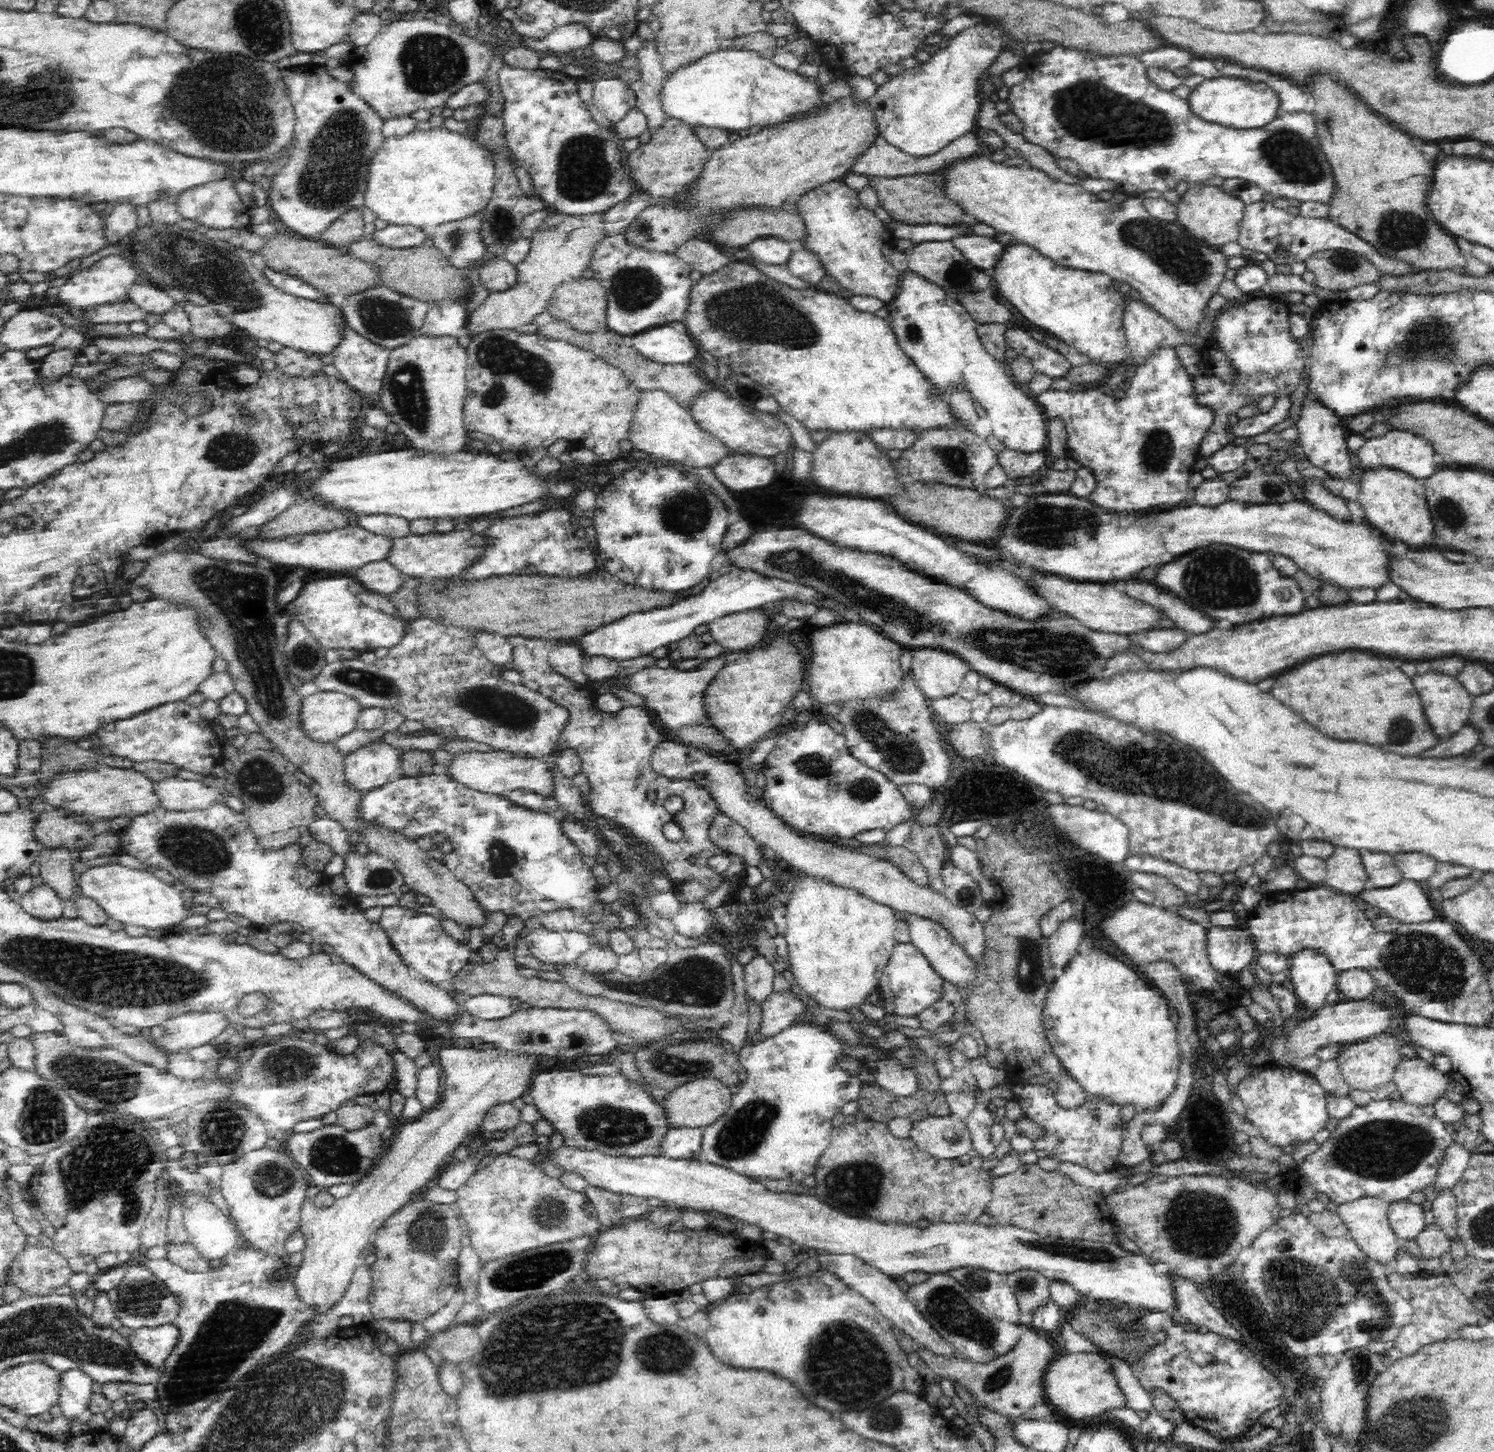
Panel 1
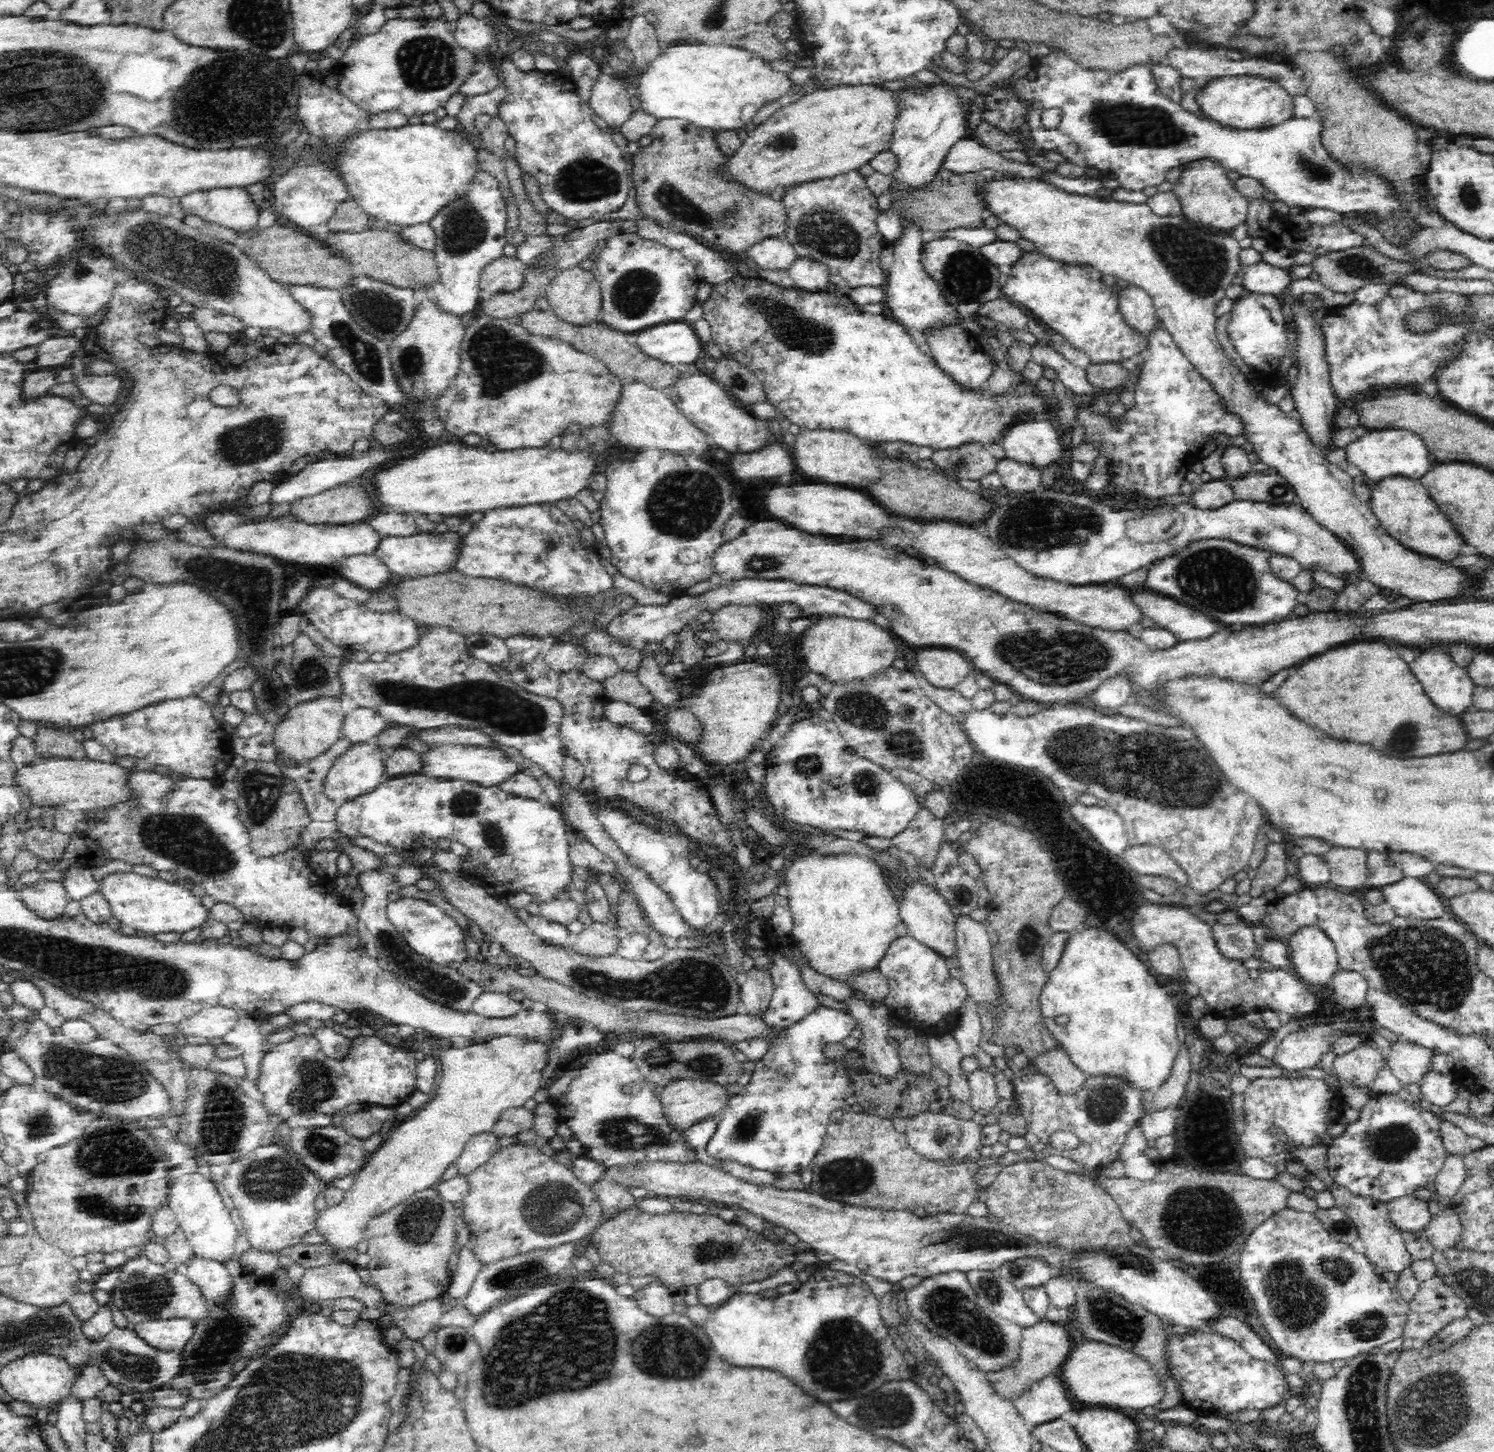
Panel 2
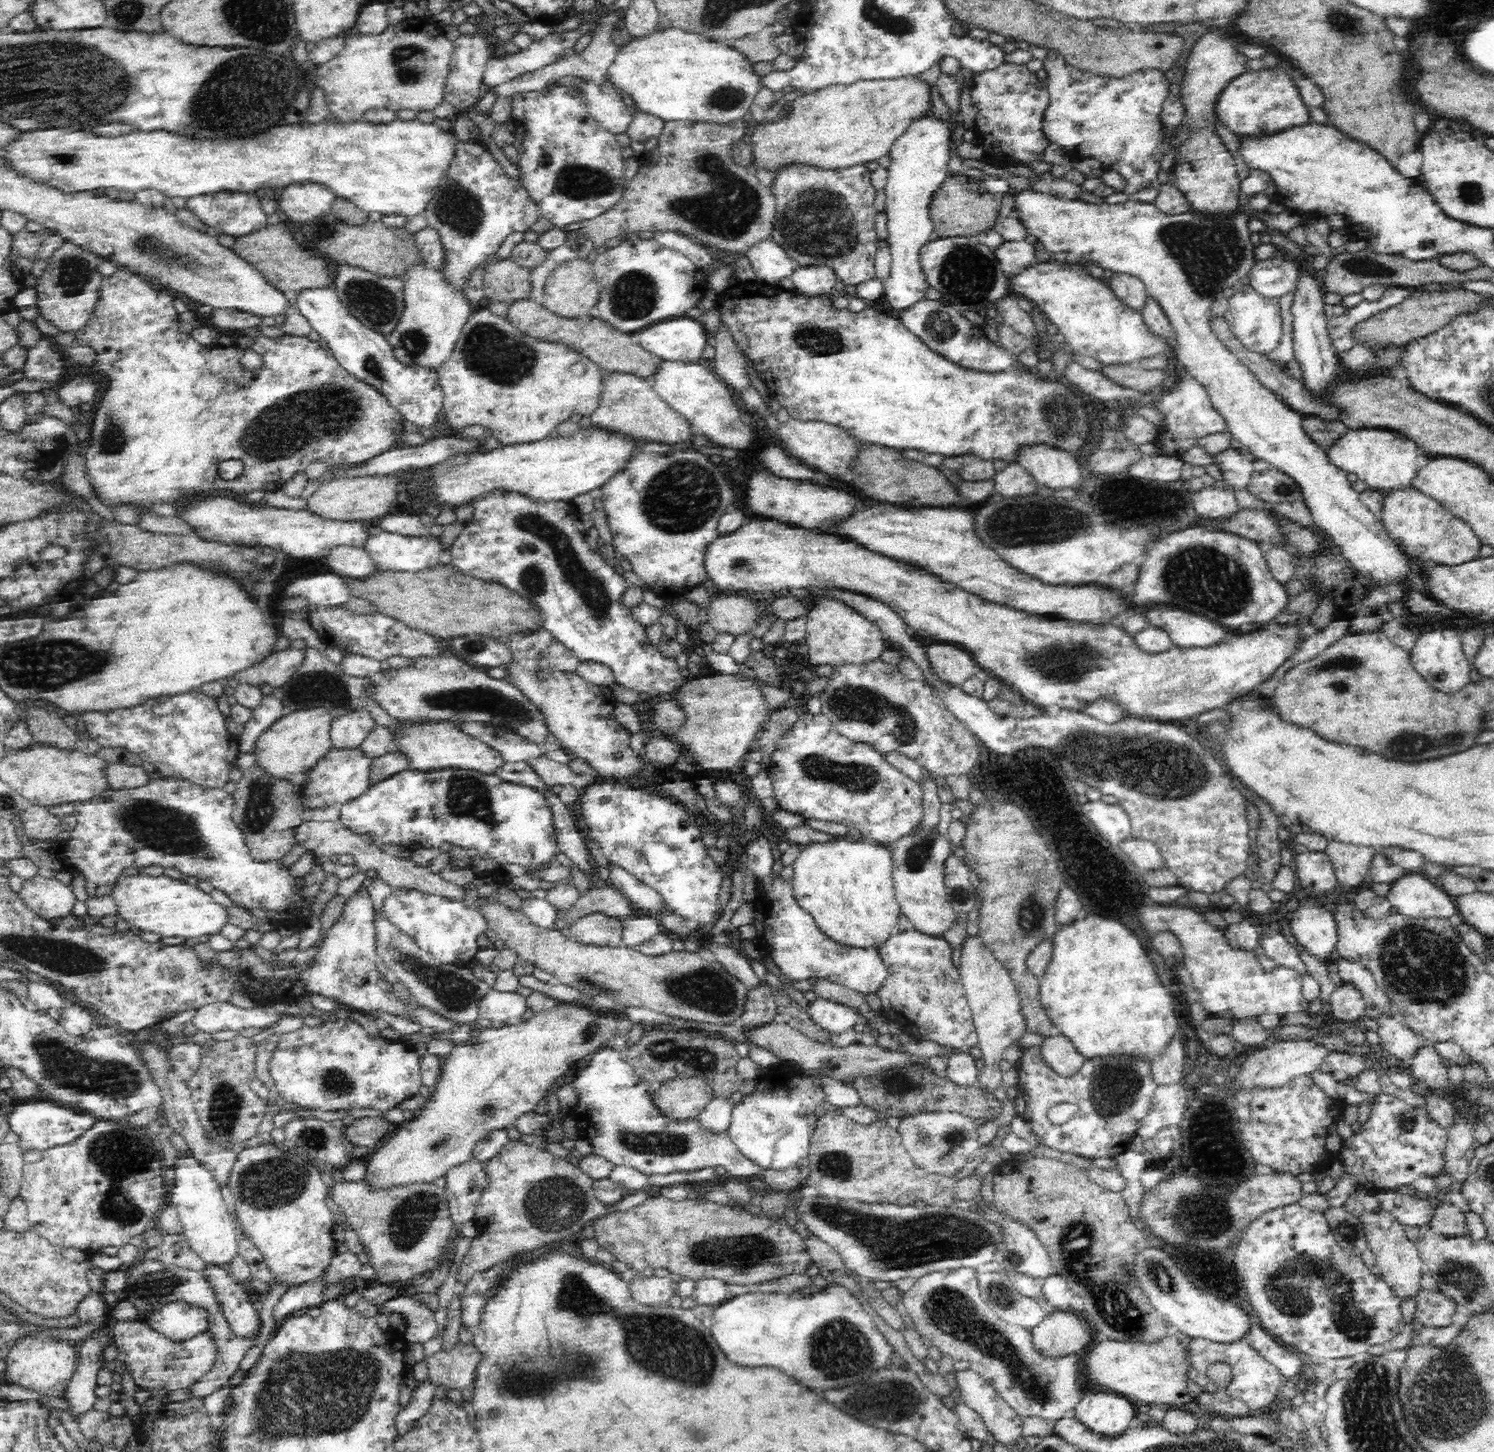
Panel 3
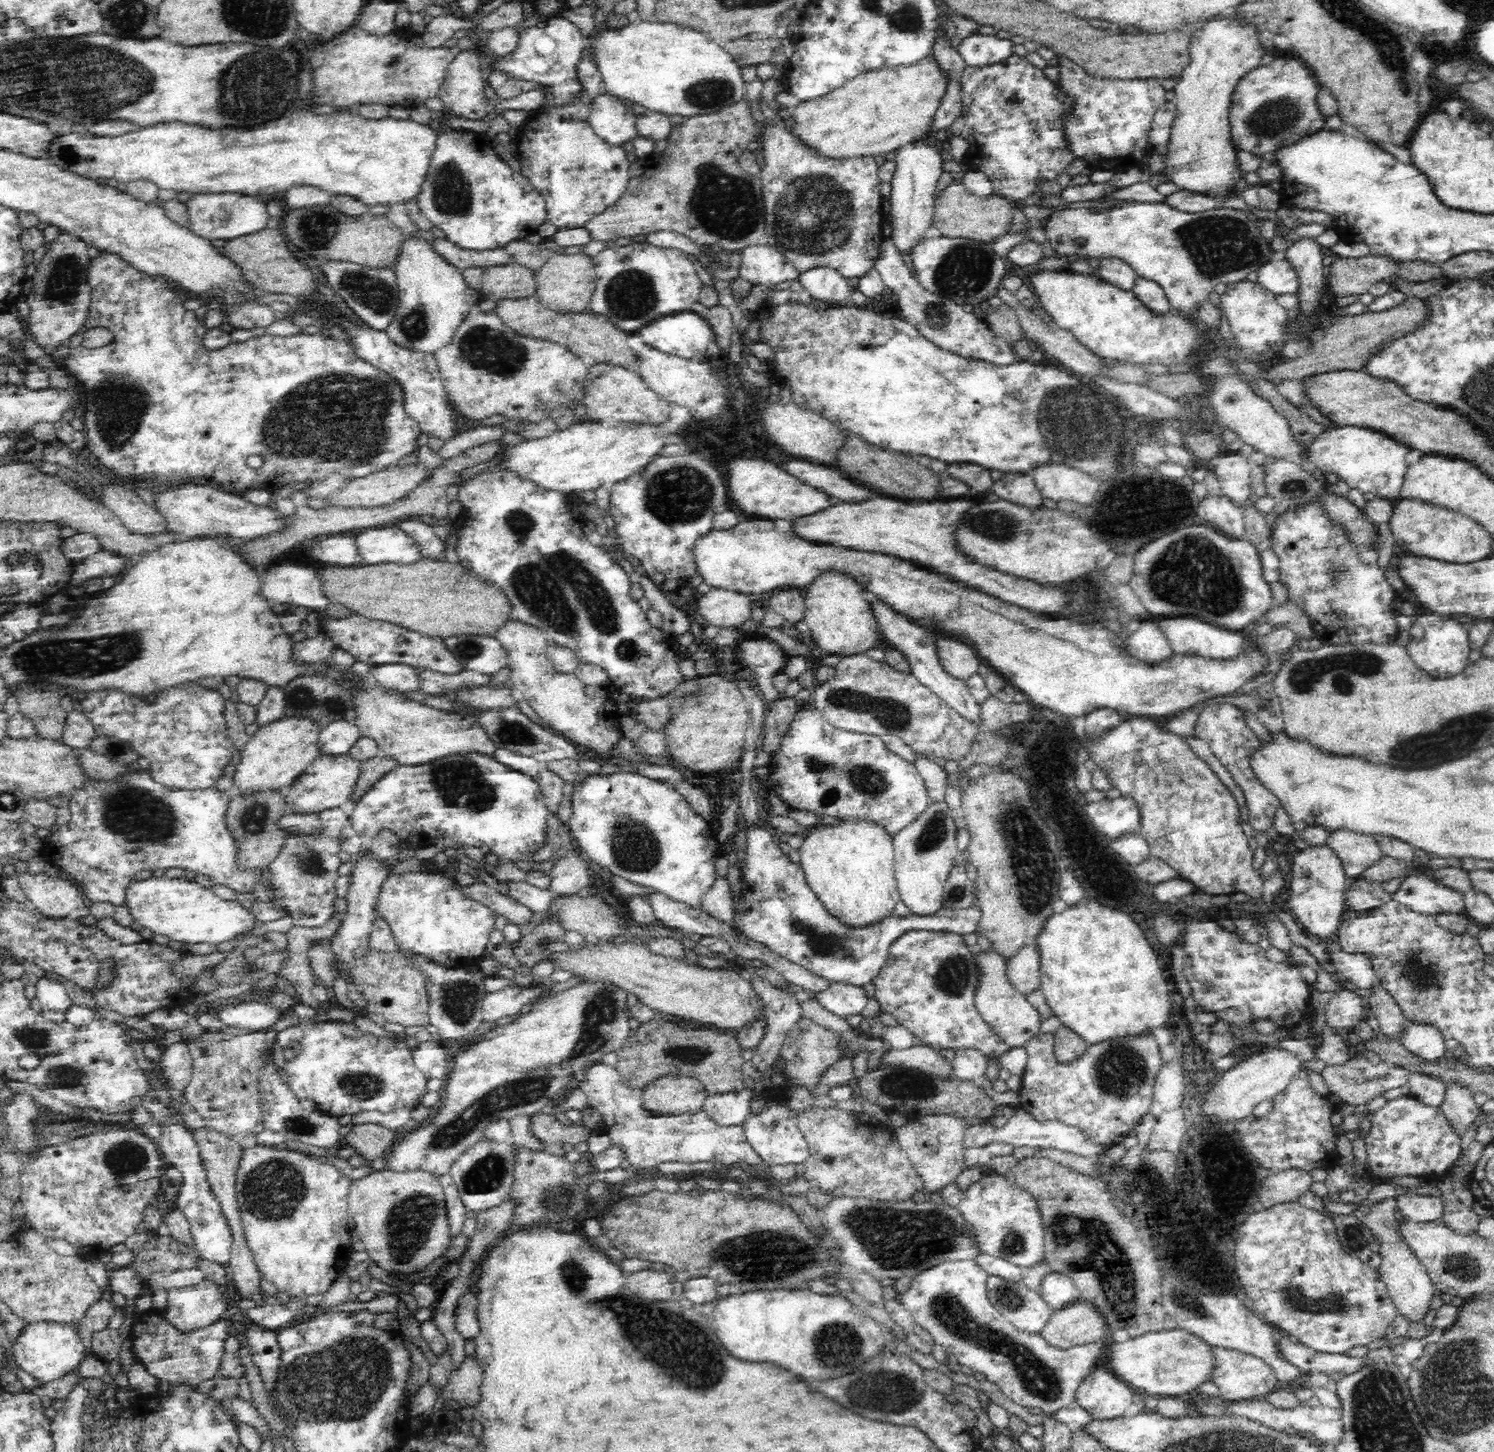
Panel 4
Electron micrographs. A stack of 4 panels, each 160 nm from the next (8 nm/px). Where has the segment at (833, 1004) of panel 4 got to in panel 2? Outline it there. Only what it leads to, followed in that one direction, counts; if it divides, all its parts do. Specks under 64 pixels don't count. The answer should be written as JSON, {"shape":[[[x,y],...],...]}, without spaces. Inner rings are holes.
{"shape":[[[819,1004],[802,1020],[785,1028],[781,1040],[770,1046],[762,1060],[754,1062],[750,1082],[728,1099],[720,1113],[718,1130],[706,1144],[708,1154],[718,1161],[734,1159],[748,1167],[773,1173],[793,1173],[808,1169],[822,1146],[831,1113],[847,1109],[846,1095],[853,1094],[850,1074],[830,1063],[821,1048],[829,1042],[841,1042],[850,1036],[855,1026],[855,1020],[850,1014]]]}

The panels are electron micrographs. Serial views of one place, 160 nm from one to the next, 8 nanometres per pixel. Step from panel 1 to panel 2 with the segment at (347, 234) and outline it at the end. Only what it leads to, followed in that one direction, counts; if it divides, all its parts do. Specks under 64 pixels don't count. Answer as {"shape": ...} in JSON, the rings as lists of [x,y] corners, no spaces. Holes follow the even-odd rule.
{"shape":[[[348,198],[341,202],[327,222],[328,232],[358,232],[370,226],[370,217],[358,206],[358,203]]]}

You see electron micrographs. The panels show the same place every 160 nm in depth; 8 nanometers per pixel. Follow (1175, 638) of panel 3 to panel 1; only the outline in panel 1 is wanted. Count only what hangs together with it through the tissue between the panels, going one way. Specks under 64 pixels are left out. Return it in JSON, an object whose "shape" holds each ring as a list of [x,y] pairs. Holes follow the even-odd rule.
{"shape":[[[1128,582],[1125,592],[1128,596],[1154,607],[1161,616],[1172,620],[1178,631],[1187,636],[1202,635],[1212,628],[1213,618],[1196,608],[1190,608],[1190,604],[1186,604],[1184,600],[1158,592],[1158,588],[1152,584]]]}

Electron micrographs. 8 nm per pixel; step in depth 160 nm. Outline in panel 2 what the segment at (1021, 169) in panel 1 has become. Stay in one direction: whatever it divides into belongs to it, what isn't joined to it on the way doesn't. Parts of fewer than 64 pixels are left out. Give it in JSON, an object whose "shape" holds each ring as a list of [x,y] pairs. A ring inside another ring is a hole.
{"shape":[[[1006,176],[1004,180],[992,179],[990,181],[984,181],[984,183],[981,184],[981,192],[982,195],[984,195],[984,200],[988,203],[987,210],[990,210],[990,212],[1000,218],[1002,222],[1018,229],[1022,238],[1033,242],[1036,246],[1036,252],[1042,254],[1042,256],[1046,256],[1064,264],[1073,264],[1078,266],[1094,265],[1094,268],[1097,268],[1102,275],[1112,274],[1112,276],[1116,276],[1116,278],[1120,280],[1126,280],[1126,282],[1130,285],[1140,286],[1146,290],[1153,300],[1153,306],[1155,307],[1157,318],[1163,322],[1167,331],[1171,333],[1173,339],[1175,340],[1175,344],[1178,346],[1178,349],[1181,350],[1183,356],[1186,357],[1192,365],[1194,365],[1195,372],[1198,372],[1198,375],[1210,384],[1214,393],[1216,393],[1219,396],[1219,399],[1224,402],[1224,406],[1230,410],[1230,413],[1234,414],[1240,421],[1242,421],[1243,429],[1241,433],[1246,436],[1246,440],[1248,440],[1250,444],[1255,445],[1253,452],[1258,454],[1258,458],[1261,462],[1268,464],[1268,466],[1271,466],[1272,468],[1276,468],[1276,470],[1278,470],[1278,474],[1283,476],[1283,478],[1295,488],[1297,496],[1300,499],[1299,505],[1302,506],[1302,508],[1304,508],[1304,510],[1312,517],[1312,520],[1321,524],[1322,528],[1331,532],[1344,546],[1346,546],[1350,552],[1353,552],[1353,555],[1359,564],[1358,571],[1361,572],[1362,578],[1367,580],[1370,584],[1373,584],[1375,587],[1386,590],[1392,595],[1397,594],[1402,595],[1403,597],[1414,598],[1418,602],[1440,599],[1448,600],[1453,599],[1456,596],[1460,596],[1461,594],[1471,593],[1470,588],[1473,588],[1471,576],[1464,574],[1462,569],[1451,565],[1450,563],[1444,563],[1441,560],[1434,560],[1428,556],[1419,555],[1418,553],[1411,551],[1409,548],[1406,548],[1403,544],[1400,544],[1395,538],[1392,538],[1392,536],[1390,536],[1378,522],[1378,517],[1376,517],[1376,515],[1372,512],[1369,502],[1360,502],[1358,496],[1354,493],[1355,484],[1353,478],[1350,477],[1350,474],[1347,474],[1344,470],[1342,470],[1342,468],[1340,468],[1340,466],[1336,466],[1336,464],[1332,464],[1332,462],[1329,462],[1326,459],[1326,453],[1324,453],[1322,447],[1320,447],[1318,443],[1314,443],[1312,437],[1306,433],[1305,428],[1301,424],[1298,416],[1296,414],[1286,414],[1286,412],[1282,412],[1276,404],[1268,404],[1262,395],[1260,395],[1260,392],[1256,390],[1256,386],[1250,382],[1248,374],[1244,374],[1244,372],[1236,366],[1234,358],[1226,356],[1224,348],[1220,346],[1220,342],[1218,342],[1218,338],[1216,337],[1214,323],[1216,322],[1217,316],[1214,313],[1214,308],[1216,308],[1217,302],[1223,296],[1226,296],[1226,288],[1232,284],[1232,278],[1234,278],[1234,276],[1236,276],[1236,274],[1238,274],[1243,267],[1242,264],[1240,264],[1240,251],[1242,248],[1240,248],[1240,242],[1232,236],[1232,232],[1219,232],[1218,230],[1212,230],[1206,227],[1202,228],[1198,226],[1198,224],[1191,223],[1184,216],[1158,216],[1152,212],[1152,209],[1148,206],[1147,202],[1132,203],[1115,200],[1106,201],[1102,200],[1102,198],[1094,198],[1092,195],[1069,193],[1064,191],[1064,189],[1055,187],[1052,184],[1038,182],[1037,180],[1020,180],[1019,178],[1009,178]]]}

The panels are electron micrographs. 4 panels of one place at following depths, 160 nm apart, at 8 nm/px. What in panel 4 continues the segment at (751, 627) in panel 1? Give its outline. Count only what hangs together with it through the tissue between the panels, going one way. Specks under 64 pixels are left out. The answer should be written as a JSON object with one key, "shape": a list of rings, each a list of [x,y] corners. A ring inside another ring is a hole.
{"shape":[[[712,588],[697,595],[699,620],[704,624],[740,629],[742,623],[751,619],[752,606],[748,595]]]}

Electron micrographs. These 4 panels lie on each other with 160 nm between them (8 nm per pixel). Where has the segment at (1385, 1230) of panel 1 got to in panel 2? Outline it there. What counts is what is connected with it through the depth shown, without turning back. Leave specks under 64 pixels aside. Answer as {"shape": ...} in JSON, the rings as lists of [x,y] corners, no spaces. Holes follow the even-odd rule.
{"shape":[[[1332,1181],[1330,1190],[1335,1198],[1335,1206],[1344,1210],[1352,1219],[1352,1222],[1358,1227],[1358,1234],[1365,1244],[1365,1256],[1373,1264],[1382,1268],[1384,1271],[1394,1272],[1400,1276],[1402,1271],[1410,1267],[1412,1258],[1404,1245],[1402,1231],[1390,1220],[1386,1203],[1374,1199],[1358,1196],[1348,1187]]]}

